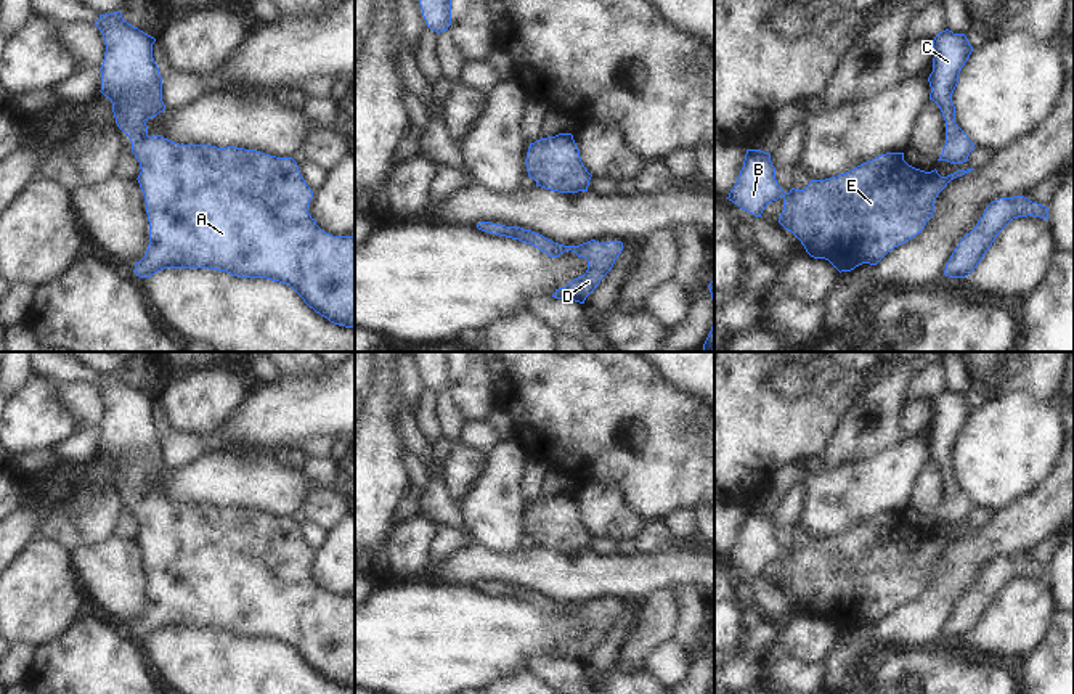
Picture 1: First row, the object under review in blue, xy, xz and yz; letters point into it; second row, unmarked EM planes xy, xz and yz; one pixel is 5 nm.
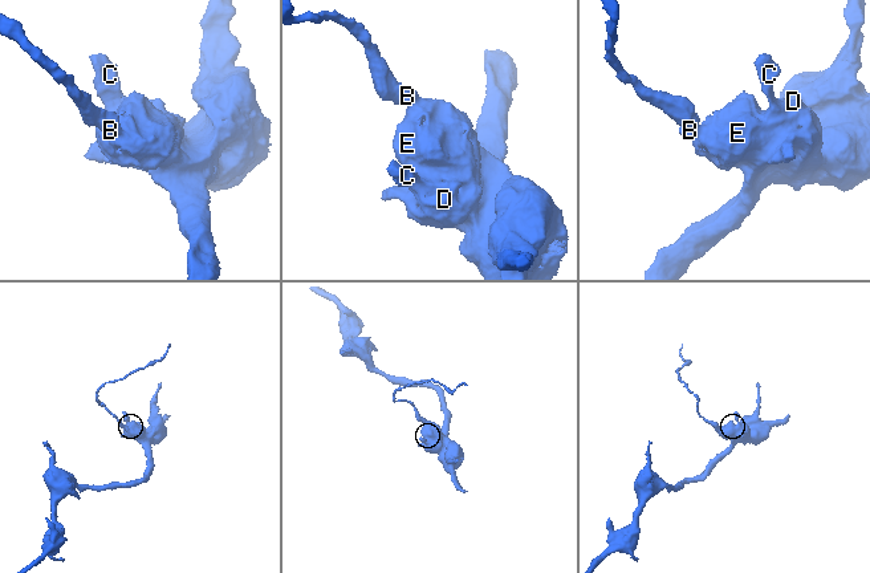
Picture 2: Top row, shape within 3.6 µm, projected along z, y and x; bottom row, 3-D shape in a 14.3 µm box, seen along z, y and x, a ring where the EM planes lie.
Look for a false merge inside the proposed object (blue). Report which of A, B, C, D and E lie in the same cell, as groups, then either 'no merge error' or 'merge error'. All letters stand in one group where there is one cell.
A B C D E; no merge error

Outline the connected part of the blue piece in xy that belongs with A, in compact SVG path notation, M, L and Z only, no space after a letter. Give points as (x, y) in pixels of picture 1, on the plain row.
M120 371L100 374L100 379L95 382L95 386L101 390L106 405L104 421L100 427L101 431L100 451L111 459L116 484L130 498L132 512L138 519L141 529L136 540L140 543L146 562L146 574L149 582L149 604L144 617L135 623L133 631L136 633L136 636L149 638L164 628L209 628L209 630L226 631L233 636L241 636L241 638L250 638L250 639L266 638L271 641L289 644L310 668L313 668L321 676L327 678L331 683L345 688L355 688L355 596L332 596L323 591L316 585L316 580L308 574L313 551L300 535L297 522L292 517L276 517L255 509L244 509L234 506L217 508L212 504L180 504L161 495L149 496L146 480L156 477L159 472L165 469L165 464L162 461L162 437L153 418L153 403L156 402L156 398L144 394L138 387L128 384L122 378Z

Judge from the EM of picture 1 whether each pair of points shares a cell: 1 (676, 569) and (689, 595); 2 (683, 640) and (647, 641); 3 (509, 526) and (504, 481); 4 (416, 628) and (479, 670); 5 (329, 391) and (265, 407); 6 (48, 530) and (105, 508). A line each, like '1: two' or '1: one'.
1: two
2: two
3: one
4: one
5: one
6: one

